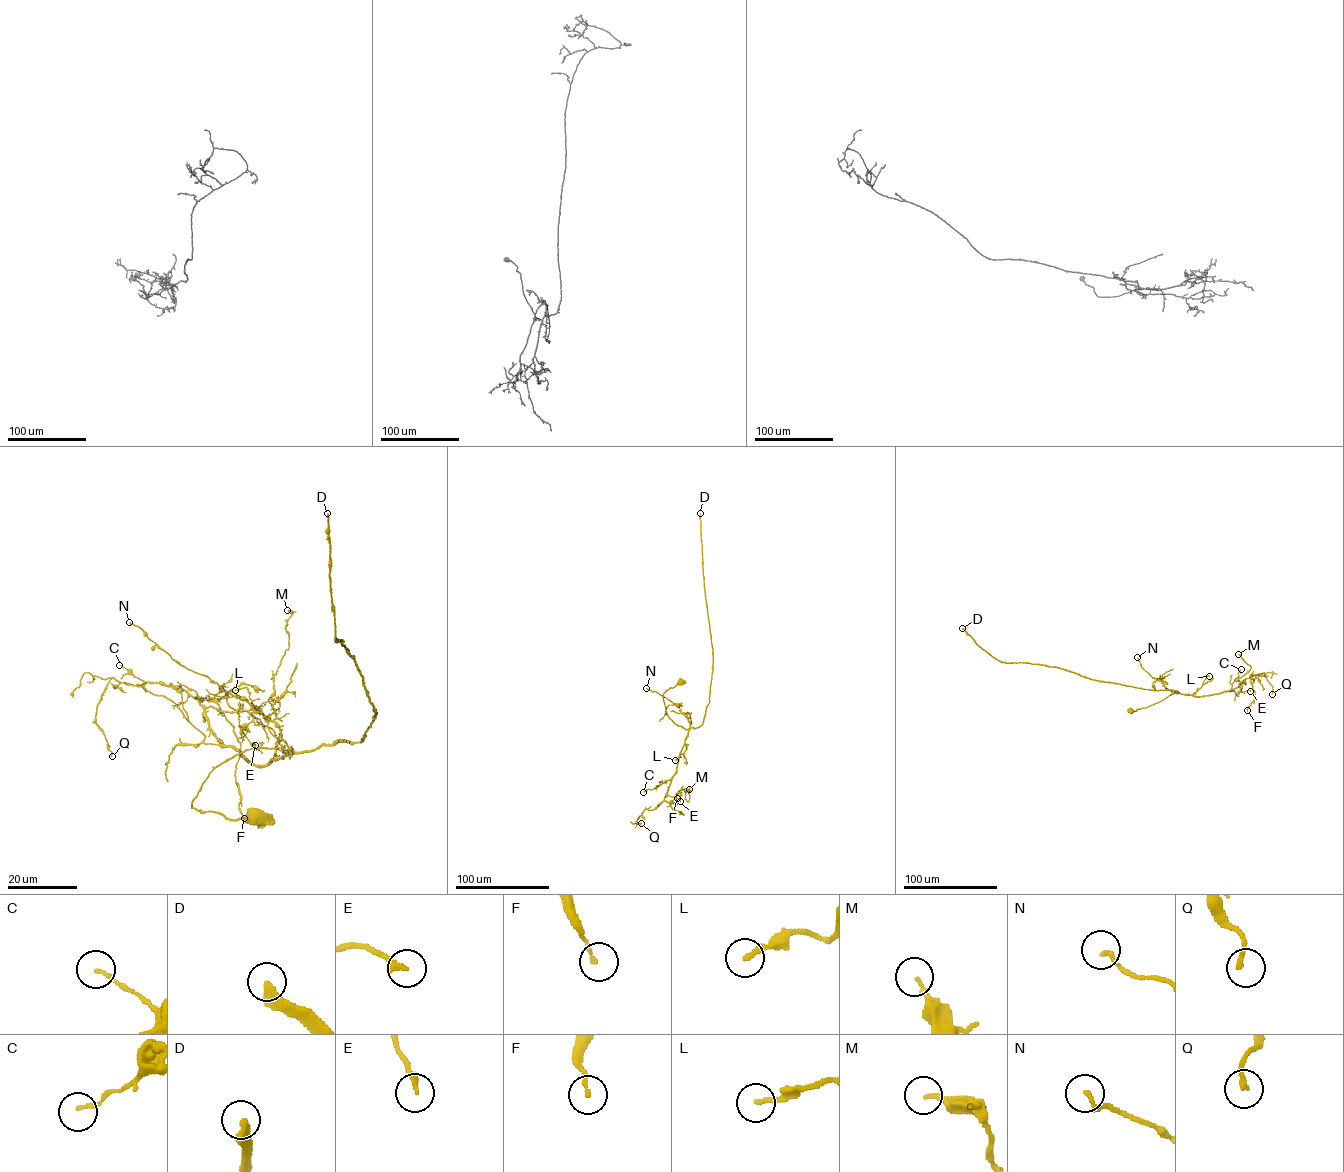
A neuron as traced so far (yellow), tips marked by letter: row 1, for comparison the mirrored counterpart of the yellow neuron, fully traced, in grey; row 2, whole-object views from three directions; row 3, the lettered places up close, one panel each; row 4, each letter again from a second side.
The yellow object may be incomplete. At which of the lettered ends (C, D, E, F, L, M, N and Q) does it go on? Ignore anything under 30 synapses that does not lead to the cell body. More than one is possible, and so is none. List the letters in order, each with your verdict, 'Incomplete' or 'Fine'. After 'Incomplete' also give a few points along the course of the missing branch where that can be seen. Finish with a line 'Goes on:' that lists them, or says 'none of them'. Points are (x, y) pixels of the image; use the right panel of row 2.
C: Fine
D: Incomplete
E: Fine
F: Fine
L: Fine
M: Fine
N: Fine
Q: Fine
Goes on: D

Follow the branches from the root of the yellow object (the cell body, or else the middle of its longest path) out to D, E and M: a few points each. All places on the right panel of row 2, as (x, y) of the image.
D: (1129, 710), (1147, 707), (1178, 691), (1101, 682), (1043, 665), (1003, 662), (982, 649), (962, 628)
E: (1129, 710), (1147, 707), (1175, 692), (1196, 696), (1210, 695), (1236, 688), (1244, 680), (1241, 691), (1250, 691)
M: (1129, 710), (1147, 707), (1175, 692), (1202, 696), (1237, 687), (1245, 682), (1238, 679), (1251, 667), (1238, 654)

